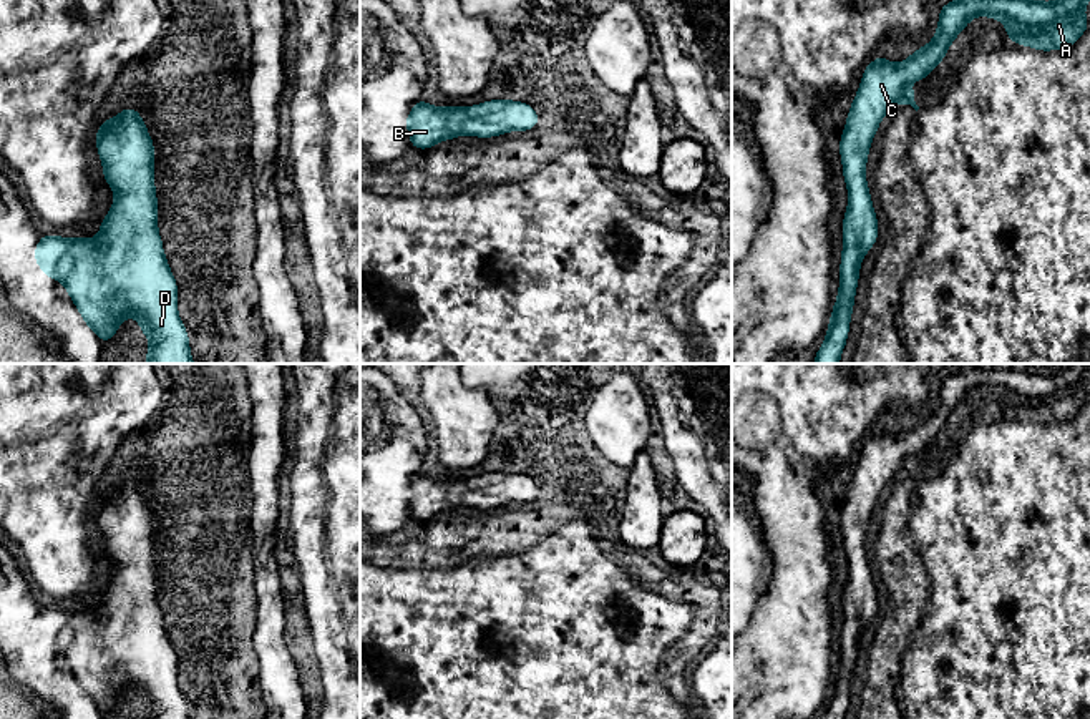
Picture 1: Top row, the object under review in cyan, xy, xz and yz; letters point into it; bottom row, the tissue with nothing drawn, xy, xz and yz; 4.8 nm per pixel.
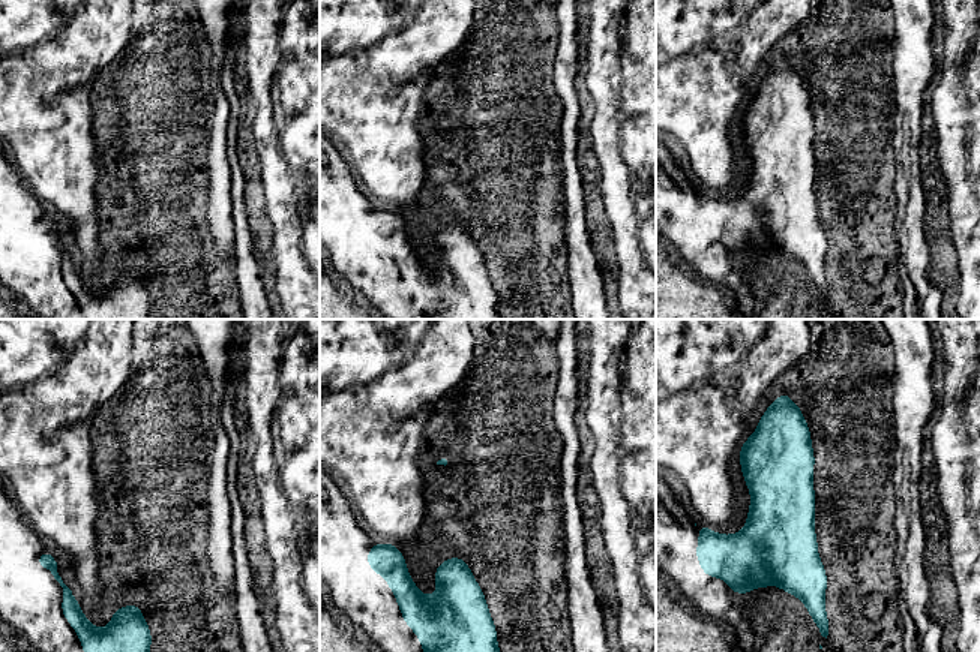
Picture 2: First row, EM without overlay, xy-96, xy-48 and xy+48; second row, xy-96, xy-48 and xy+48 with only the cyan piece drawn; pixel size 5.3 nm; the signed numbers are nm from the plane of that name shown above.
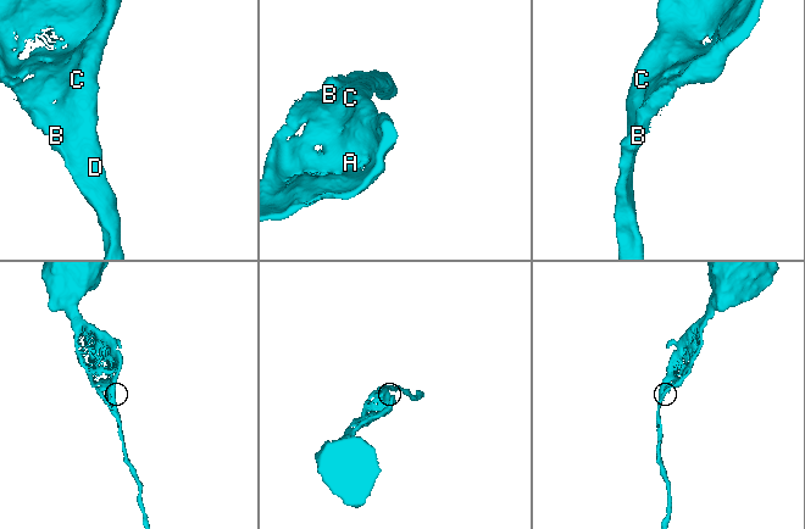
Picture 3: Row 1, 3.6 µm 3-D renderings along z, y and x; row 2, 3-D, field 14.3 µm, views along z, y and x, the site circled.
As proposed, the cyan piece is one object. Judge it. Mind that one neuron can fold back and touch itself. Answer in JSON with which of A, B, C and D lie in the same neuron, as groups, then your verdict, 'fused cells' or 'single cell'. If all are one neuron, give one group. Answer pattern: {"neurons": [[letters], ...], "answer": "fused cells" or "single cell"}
{"neurons": [["A", "B", "C", "D"]], "answer": "single cell"}

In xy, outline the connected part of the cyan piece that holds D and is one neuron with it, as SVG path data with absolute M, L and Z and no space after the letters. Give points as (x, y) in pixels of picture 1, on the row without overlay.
M126 478L118 488L108 490L98 500L96 521L103 535L103 550L114 565L114 575L100 596L96 611L60 609L41 606L33 631L48 651L65 656L70 671L78 679L85 696L101 716L113 711L129 687L139 692L139 702L151 712L149 719L189 719L189 706L178 687L178 656L169 641L158 603L158 570L154 560L154 516L138 482Z

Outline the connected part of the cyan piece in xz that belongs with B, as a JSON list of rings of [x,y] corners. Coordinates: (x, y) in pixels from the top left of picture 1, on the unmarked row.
[[[420,470],[405,492],[410,521],[430,521],[461,506],[493,510],[508,503],[529,503],[538,496],[539,488],[531,477],[511,472],[488,472],[468,480],[436,480]]]

